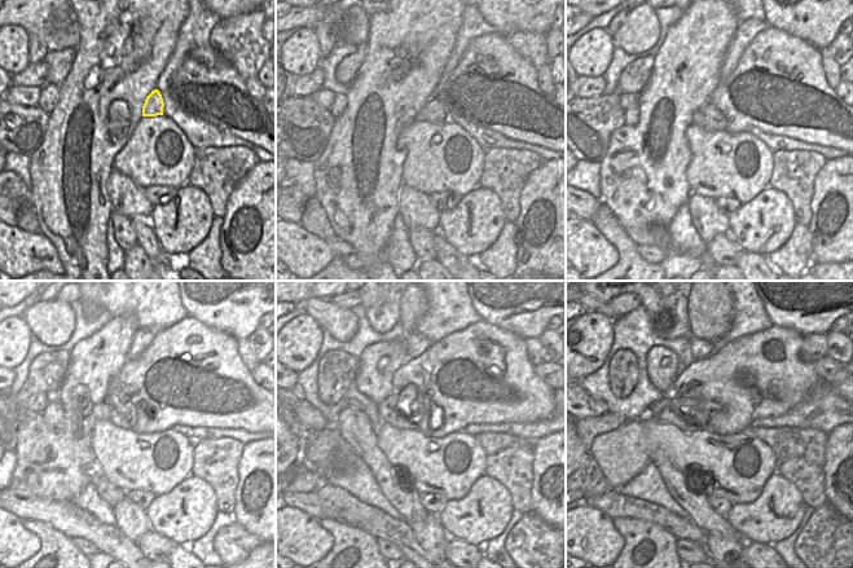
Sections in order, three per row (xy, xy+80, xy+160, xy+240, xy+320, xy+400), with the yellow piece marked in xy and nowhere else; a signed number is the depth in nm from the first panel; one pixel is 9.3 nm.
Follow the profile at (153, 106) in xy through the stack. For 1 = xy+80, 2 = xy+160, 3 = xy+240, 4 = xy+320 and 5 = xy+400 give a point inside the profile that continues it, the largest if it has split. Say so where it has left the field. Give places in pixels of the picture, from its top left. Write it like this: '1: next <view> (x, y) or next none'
1: next xy+80 (432, 111)
2: next xy+160 (708, 118)
3: next xy+240 (127, 409)
4: next xy+320 (395, 409)
5: next xy+400 (687, 414)

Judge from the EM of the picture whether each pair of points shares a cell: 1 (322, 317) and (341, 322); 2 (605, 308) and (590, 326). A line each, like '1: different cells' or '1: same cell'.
1: same cell
2: different cells

